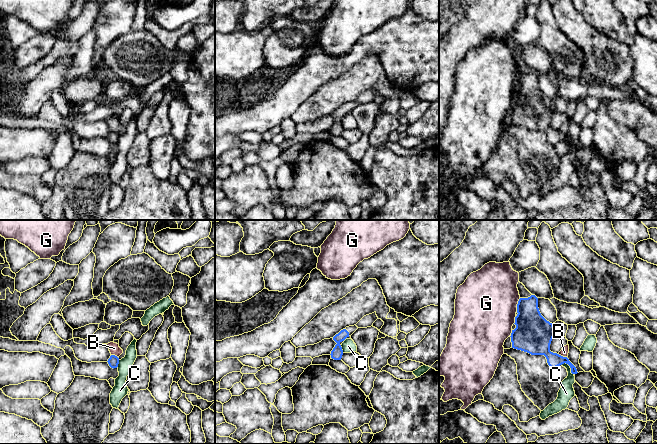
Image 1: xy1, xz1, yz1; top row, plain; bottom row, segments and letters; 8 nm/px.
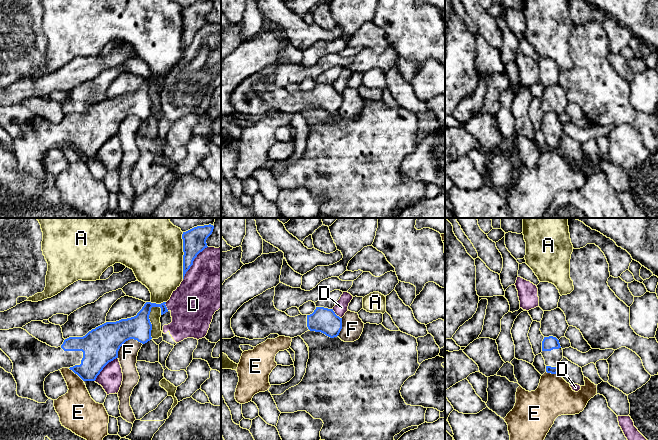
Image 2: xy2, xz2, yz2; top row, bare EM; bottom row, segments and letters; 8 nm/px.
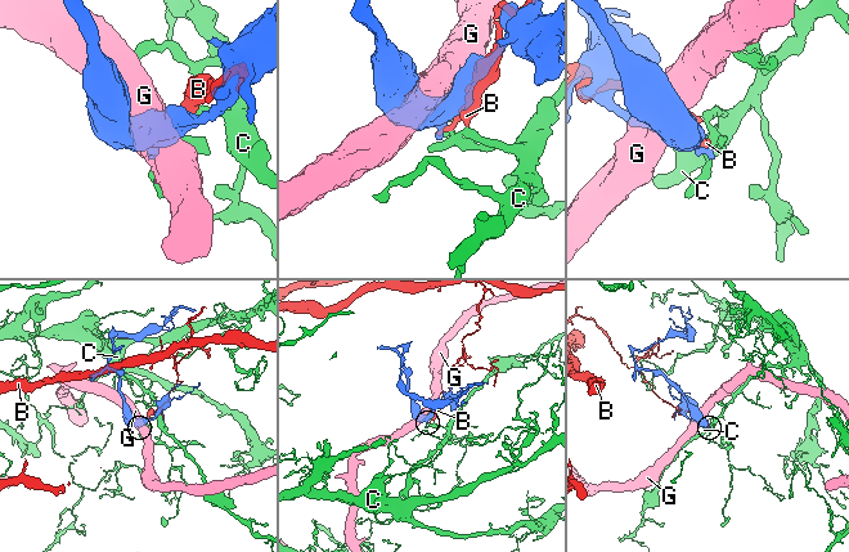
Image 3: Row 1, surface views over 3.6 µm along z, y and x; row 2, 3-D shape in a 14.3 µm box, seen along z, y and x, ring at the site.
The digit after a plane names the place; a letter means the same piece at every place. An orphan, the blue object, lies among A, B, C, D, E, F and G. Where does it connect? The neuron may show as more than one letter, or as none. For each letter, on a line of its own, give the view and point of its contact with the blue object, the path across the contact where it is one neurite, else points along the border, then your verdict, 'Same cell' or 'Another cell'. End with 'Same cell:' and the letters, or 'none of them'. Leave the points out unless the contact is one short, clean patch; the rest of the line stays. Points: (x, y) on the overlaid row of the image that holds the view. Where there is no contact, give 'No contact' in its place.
A: Touches blue at xy2 (183, 255). Another cell
B: Touches blue at yz1 (562, 356). Another cell
C: Touches blue at yz1 (569, 365). Boundary: yz1 (561, 364), (566, 363), (573, 374). Another cell
D: Touches blue at xy2 (192, 262). Another cell
E: Touches blue at xy2 (76, 373). Boundary: xy2 (68, 368), (83, 381). Another cell
F: Touches blue at xy2 (126, 340). Boundary: xy2 (142, 343), (128, 339), (120, 347), (117, 357). Another cell
G: Touches blue at yz1 (517, 305). Another cell
Same cell: none of them

